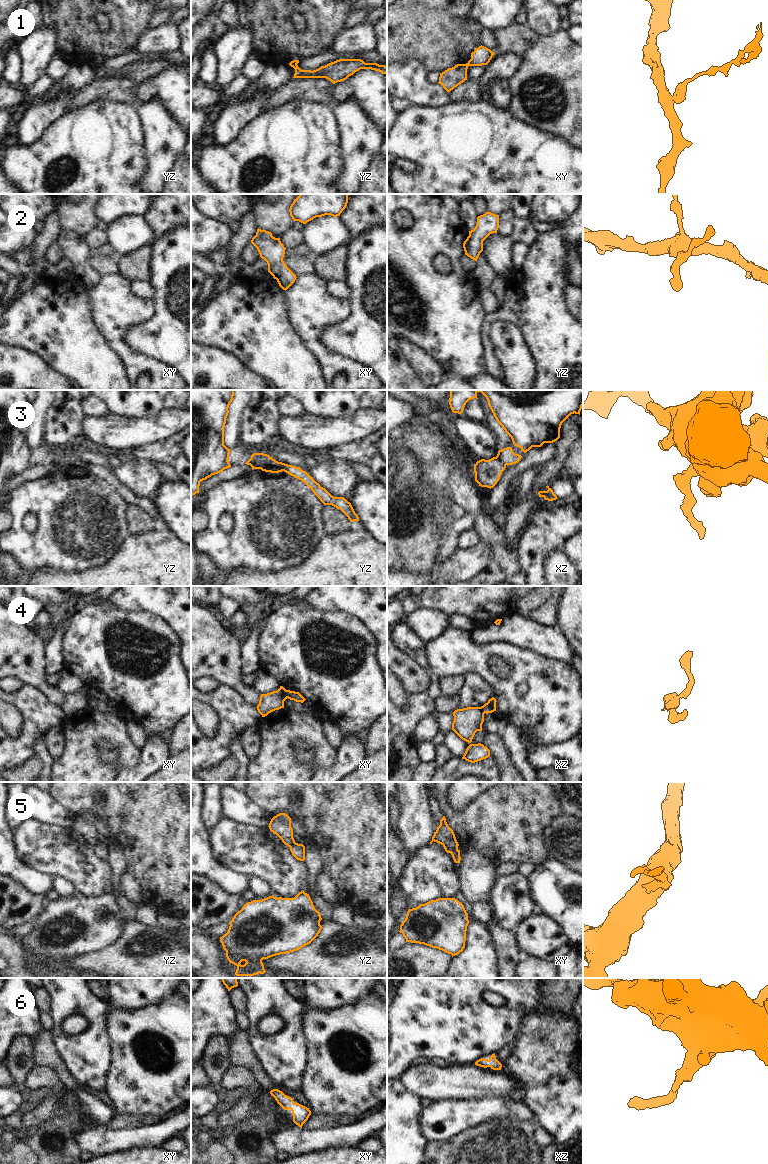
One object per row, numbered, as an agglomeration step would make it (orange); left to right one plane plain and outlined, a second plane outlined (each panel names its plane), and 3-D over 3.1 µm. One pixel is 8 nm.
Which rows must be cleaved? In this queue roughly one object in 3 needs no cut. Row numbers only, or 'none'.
1, 3, 4, 5

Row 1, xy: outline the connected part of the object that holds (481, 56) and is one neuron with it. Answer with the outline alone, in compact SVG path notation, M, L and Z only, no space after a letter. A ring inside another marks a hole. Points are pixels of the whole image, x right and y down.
M481 45L478 48L475 48L475 51L471 53L471 59L467 64L469 66L487 65L492 59L493 55L494 52Z

